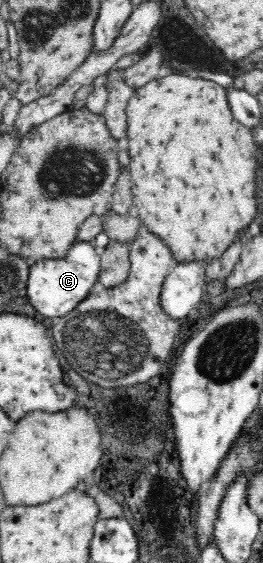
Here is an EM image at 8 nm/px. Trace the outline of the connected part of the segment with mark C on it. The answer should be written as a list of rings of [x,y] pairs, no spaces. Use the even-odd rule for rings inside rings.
[[[76,241],[60,259],[40,258],[31,262],[27,279],[29,304],[44,317],[59,318],[74,310],[98,286],[101,259],[94,243]]]

